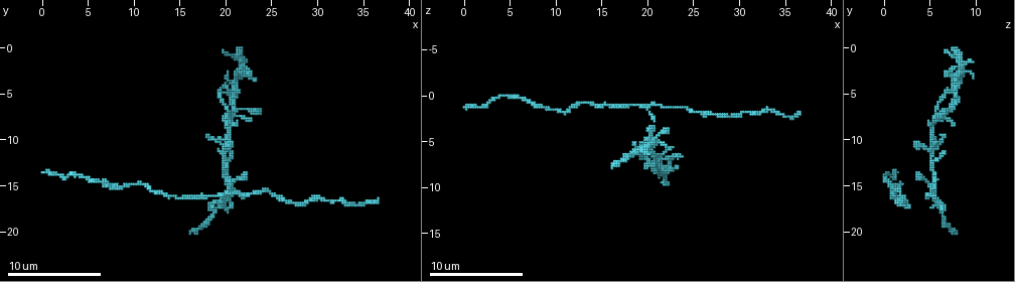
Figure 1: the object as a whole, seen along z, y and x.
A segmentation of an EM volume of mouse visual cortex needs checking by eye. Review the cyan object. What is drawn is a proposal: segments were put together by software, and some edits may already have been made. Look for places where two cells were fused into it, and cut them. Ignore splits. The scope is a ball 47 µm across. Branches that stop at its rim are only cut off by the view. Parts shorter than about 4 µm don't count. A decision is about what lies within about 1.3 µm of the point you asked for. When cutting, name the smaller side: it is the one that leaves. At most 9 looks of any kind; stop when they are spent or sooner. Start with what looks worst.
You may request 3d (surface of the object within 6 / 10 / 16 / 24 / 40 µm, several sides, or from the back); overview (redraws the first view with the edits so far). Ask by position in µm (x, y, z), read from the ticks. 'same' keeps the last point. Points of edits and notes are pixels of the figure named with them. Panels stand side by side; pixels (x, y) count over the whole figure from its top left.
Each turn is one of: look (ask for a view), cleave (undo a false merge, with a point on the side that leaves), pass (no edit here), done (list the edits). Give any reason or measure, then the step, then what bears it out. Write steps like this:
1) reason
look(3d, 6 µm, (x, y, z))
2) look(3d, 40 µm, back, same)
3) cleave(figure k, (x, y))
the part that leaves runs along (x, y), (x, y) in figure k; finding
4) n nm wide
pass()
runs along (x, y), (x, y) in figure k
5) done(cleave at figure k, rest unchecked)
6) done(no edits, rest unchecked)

four arms meet
look(3d, 10 µm, (20.0, 11.8, 5.4))

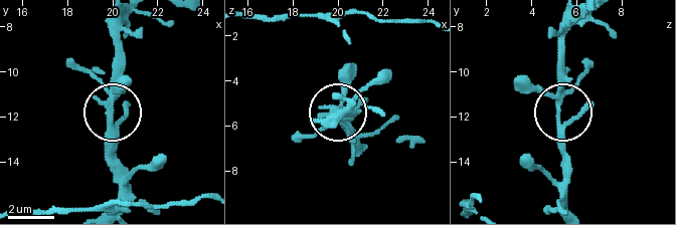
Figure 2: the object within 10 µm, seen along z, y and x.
pass()
one cell here

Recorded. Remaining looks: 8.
sudden change in width
look(3d, 6 µm, (30.2, 16.6, 2.0))

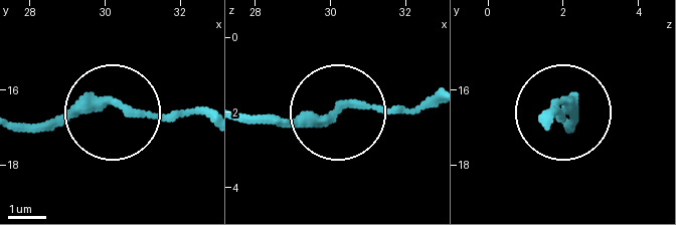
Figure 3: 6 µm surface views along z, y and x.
pass()
runs along (16, 124), (103, 110), (208, 114) in figure 3; all the same cell

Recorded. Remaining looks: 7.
four arms meet
look(3d, 16 µm, (21.2, 6.8, 7.2))

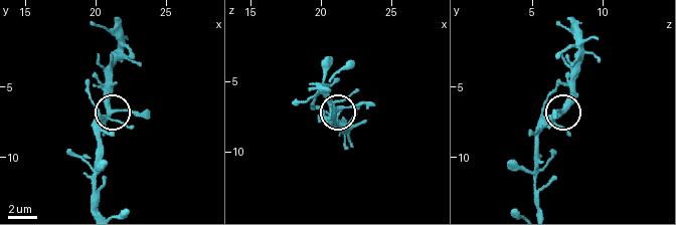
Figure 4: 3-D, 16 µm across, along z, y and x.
4 arms
pass()
runs along (95, 207), (95, 153), (104, 125), (120, 109), (148, 109) in figure 4; all the same cell

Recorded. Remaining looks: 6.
thick turns thin
look(3d, 6 µm, (25.2, 15.8, 2.0))

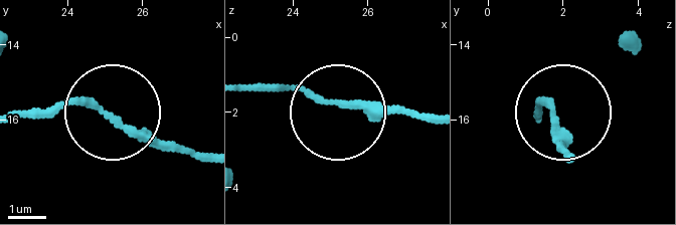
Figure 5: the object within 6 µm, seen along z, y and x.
pass()
runs along (246, 85), (295, 85), (343, 104), (430, 114) in figure 5; one cell here

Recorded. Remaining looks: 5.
done(no edits, rest unchecked)

